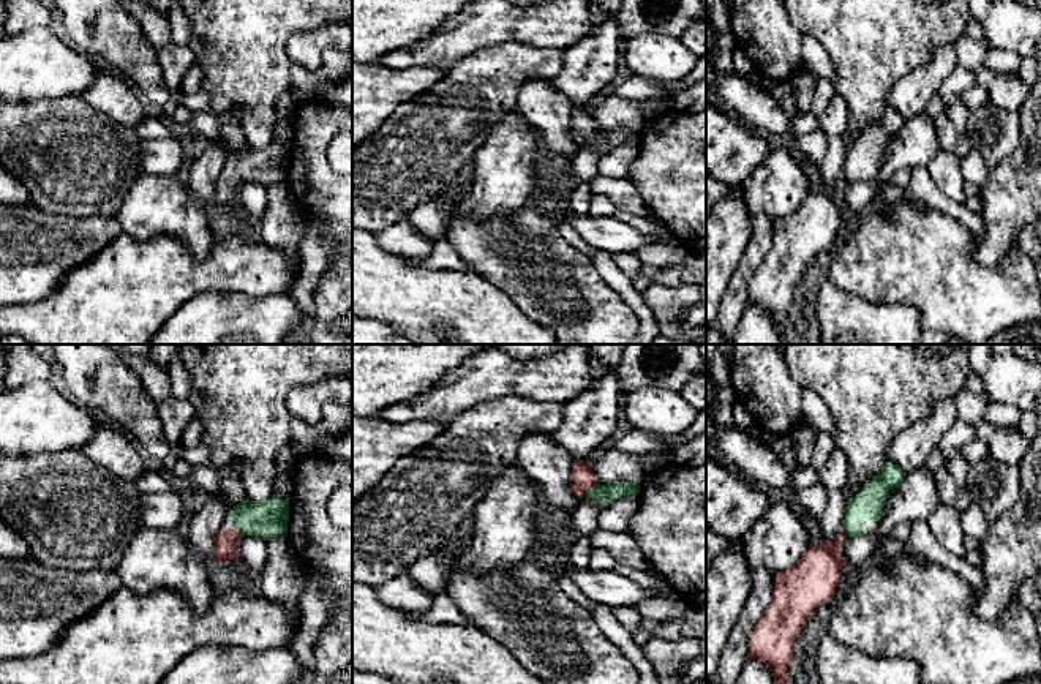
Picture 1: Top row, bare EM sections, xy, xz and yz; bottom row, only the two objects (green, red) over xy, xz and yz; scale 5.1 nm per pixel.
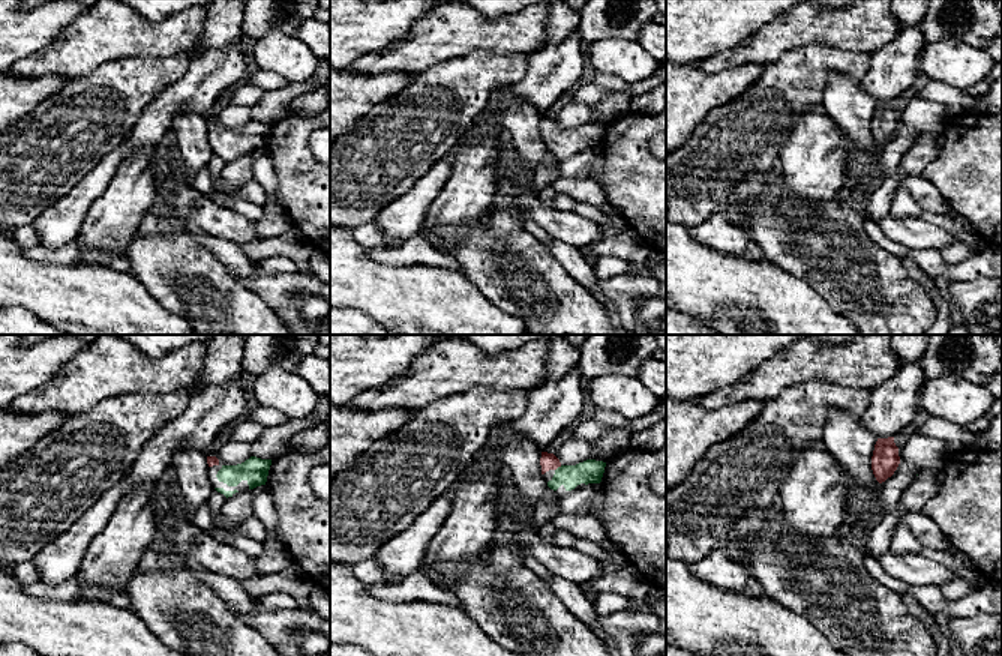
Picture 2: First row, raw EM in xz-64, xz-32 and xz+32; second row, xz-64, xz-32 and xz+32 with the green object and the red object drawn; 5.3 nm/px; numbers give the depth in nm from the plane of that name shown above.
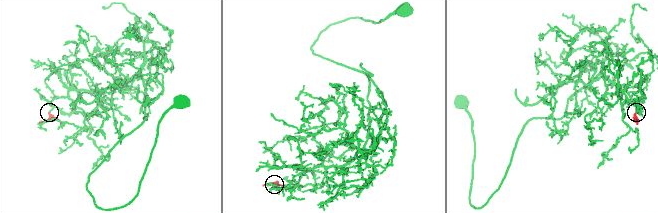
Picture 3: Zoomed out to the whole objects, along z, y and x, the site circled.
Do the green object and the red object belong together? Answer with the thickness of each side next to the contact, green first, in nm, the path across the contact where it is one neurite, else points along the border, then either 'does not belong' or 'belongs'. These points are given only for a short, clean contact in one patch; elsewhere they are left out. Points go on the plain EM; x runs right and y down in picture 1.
100/120 nm | across xz (607, 139), (594, 133), (583, 125) | belongs

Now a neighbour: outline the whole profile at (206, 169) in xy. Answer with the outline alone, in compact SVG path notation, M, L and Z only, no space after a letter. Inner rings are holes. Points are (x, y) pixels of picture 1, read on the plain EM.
M209 144L191 163L185 186L210 212L215 205L215 188L227 161L223 144Z

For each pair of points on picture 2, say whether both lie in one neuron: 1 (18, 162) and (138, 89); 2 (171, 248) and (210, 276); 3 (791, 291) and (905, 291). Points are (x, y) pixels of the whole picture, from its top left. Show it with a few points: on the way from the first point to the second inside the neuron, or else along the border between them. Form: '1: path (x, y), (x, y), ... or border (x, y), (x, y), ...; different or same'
1: path (48, 150), (108, 101); same
2: path (180, 257), (201, 276); same
3: border (786, 272), (803, 278), (834, 309), (843, 314); different

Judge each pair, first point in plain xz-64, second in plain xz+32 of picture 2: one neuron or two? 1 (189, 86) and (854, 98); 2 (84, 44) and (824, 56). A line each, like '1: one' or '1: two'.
1: two
2: two

